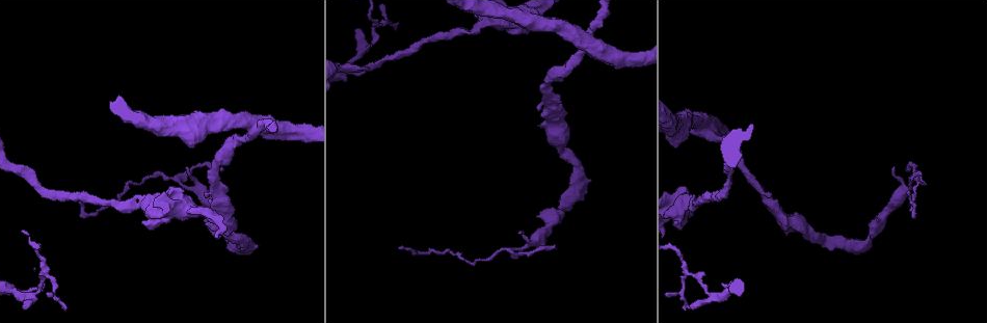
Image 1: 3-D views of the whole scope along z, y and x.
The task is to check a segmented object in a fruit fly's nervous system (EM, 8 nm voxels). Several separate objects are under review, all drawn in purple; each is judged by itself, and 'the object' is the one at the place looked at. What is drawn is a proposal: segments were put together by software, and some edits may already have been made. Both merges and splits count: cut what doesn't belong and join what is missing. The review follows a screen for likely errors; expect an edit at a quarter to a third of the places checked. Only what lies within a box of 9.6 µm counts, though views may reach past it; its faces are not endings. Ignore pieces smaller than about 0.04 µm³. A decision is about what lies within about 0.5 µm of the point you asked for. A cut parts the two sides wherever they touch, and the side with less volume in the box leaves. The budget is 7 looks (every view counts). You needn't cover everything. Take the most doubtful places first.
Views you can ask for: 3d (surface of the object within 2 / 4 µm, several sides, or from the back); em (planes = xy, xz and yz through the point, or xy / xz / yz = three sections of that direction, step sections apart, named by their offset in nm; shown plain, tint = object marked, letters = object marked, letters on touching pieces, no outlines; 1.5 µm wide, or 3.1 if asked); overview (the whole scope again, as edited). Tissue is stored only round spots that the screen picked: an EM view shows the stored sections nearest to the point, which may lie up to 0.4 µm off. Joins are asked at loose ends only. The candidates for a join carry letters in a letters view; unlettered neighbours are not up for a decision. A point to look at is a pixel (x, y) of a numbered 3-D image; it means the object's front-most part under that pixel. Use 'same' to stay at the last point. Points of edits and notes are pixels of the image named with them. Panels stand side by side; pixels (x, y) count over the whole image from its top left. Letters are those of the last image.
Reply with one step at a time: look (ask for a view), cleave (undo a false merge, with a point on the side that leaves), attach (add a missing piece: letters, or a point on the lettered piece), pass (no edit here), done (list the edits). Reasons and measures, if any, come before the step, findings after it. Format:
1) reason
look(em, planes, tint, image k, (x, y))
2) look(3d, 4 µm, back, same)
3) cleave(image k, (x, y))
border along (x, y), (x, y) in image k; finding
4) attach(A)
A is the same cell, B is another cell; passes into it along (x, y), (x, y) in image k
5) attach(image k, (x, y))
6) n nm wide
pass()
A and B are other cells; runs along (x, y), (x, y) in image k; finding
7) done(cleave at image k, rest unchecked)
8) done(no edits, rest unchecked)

an open end
look(em, yz, step 8, tint, image 1, (356, 28))

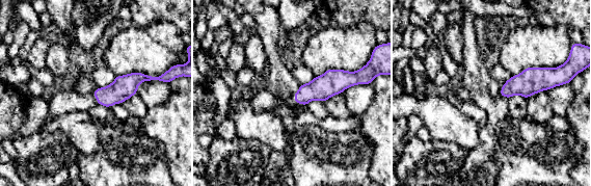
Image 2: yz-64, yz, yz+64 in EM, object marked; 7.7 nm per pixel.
another direction
look(em, planes, letters, same)

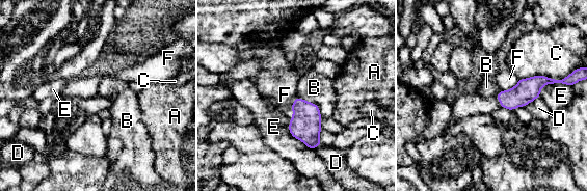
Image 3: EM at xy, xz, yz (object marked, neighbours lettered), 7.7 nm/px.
C touches over 360 nm
pass()
A, B, C, D, E and F are other cells; border along (519, 79), (512, 87), (500, 91) in image 3; none of them fits

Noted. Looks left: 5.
thin end
look(3d, 4 µm, image 1, (907, 191))

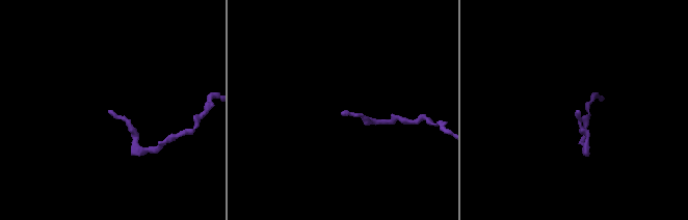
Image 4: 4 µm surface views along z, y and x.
look(em, planes, letters, image 4, (342, 112))

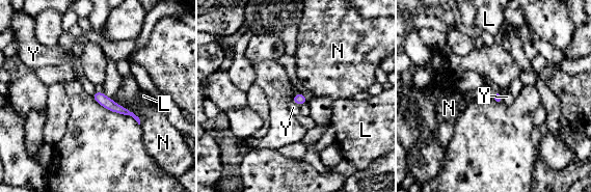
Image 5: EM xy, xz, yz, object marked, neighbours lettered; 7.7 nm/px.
N touches over 260 nm
pass()
L, N and Y are other cells; border along (497, 91), (503, 101) in image 5; none of them fits

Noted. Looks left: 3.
free end
look(em, xy, step 4, letters, image 1, (476, 17))

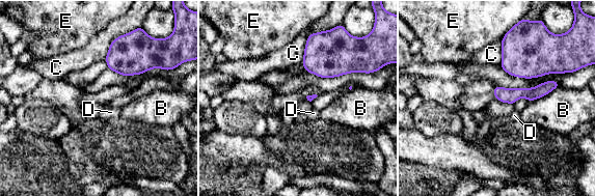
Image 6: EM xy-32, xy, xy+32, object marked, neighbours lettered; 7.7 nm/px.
cut it another way
look(em, planes, letters, same)

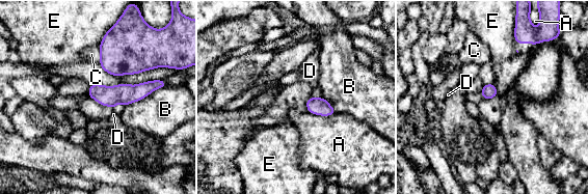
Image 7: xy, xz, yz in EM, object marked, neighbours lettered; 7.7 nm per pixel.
pass()
A, B, C, D and E are other cells; no lettered piece goes on from it

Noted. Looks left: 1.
done(no edits, rest unchecked)

